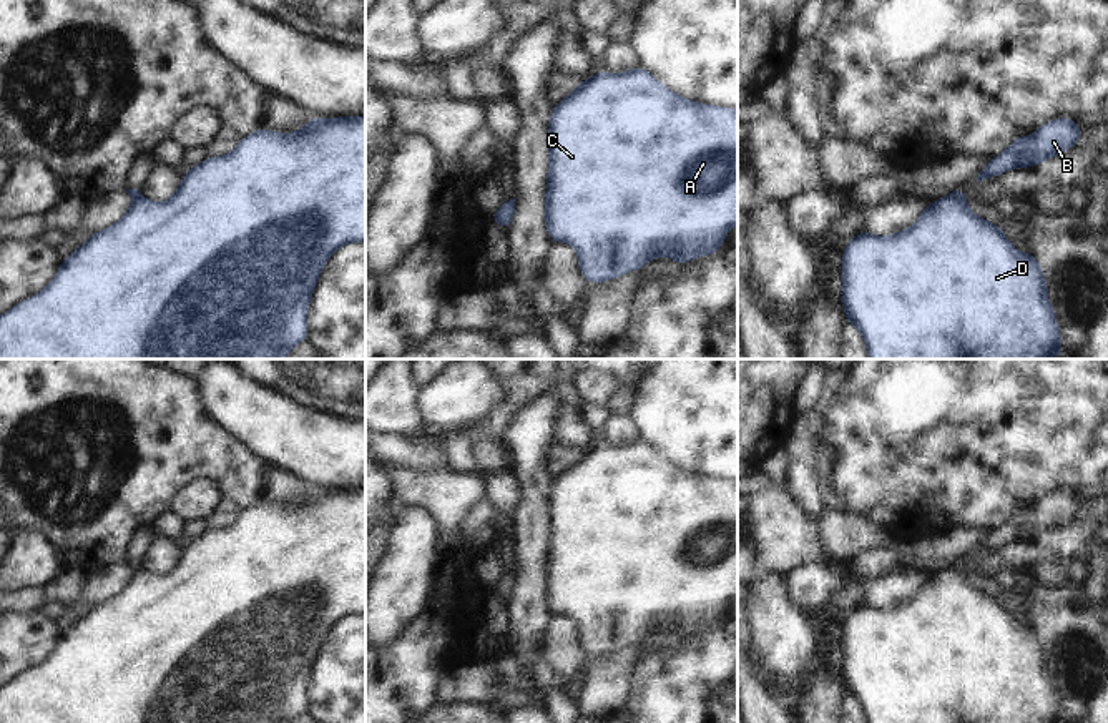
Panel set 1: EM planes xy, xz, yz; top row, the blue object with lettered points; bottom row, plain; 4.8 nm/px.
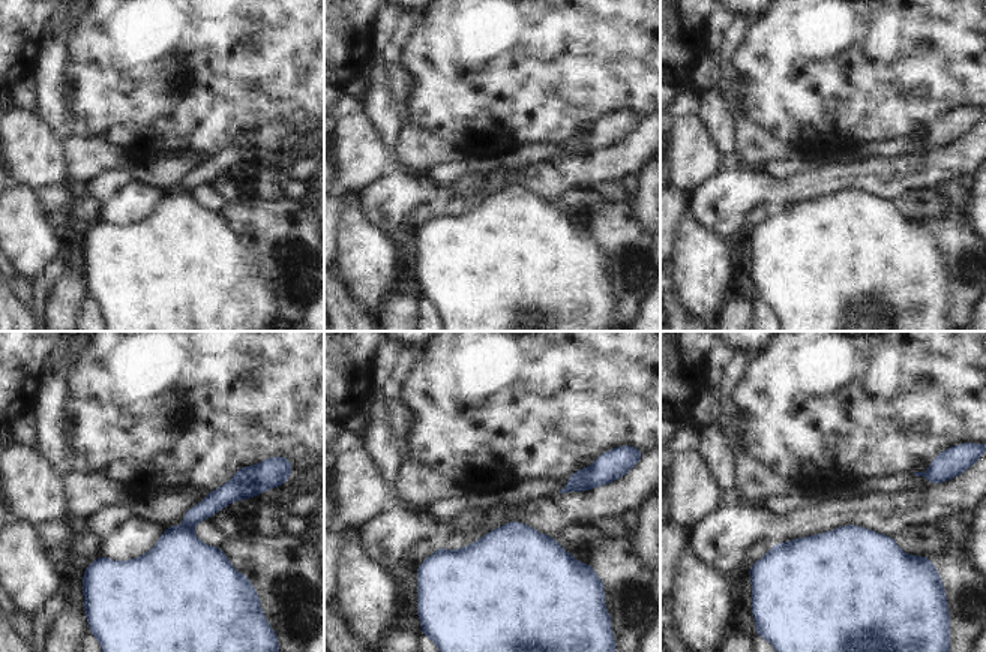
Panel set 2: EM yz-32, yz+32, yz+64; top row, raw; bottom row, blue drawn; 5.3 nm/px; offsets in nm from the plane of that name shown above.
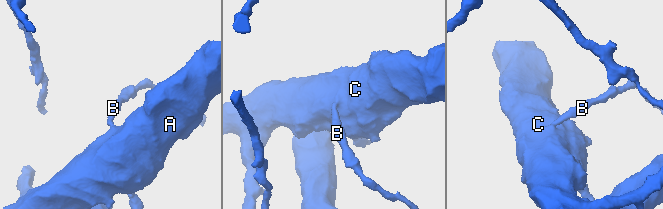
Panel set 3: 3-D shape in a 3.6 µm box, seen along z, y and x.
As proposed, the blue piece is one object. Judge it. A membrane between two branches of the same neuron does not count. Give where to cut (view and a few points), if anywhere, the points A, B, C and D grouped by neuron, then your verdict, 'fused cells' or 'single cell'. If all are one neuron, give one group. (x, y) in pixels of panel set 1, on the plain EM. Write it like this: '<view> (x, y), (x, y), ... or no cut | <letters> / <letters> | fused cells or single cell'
yz (952, 567), (964, 572) | A C D / B | fused cells

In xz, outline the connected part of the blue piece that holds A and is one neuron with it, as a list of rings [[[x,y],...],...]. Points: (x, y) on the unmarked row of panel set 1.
[[[636,439],[621,445],[598,444],[558,474],[548,495],[548,545],[545,595],[552,615],[565,613],[578,625],[578,642],[586,653],[603,655],[623,648],[656,630],[671,627],[671,635],[686,637],[694,630],[714,627],[724,618],[728,603],[738,597],[738,482],[703,477],[683,470],[658,454],[648,442]]]

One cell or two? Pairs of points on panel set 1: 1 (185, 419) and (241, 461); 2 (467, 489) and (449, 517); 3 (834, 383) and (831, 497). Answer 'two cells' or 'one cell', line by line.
1: one cell
2: one cell
3: one cell

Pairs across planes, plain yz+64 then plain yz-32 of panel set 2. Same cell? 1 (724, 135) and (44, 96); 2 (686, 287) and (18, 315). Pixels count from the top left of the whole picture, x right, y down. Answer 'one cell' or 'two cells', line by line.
1: one cell
2: two cells

